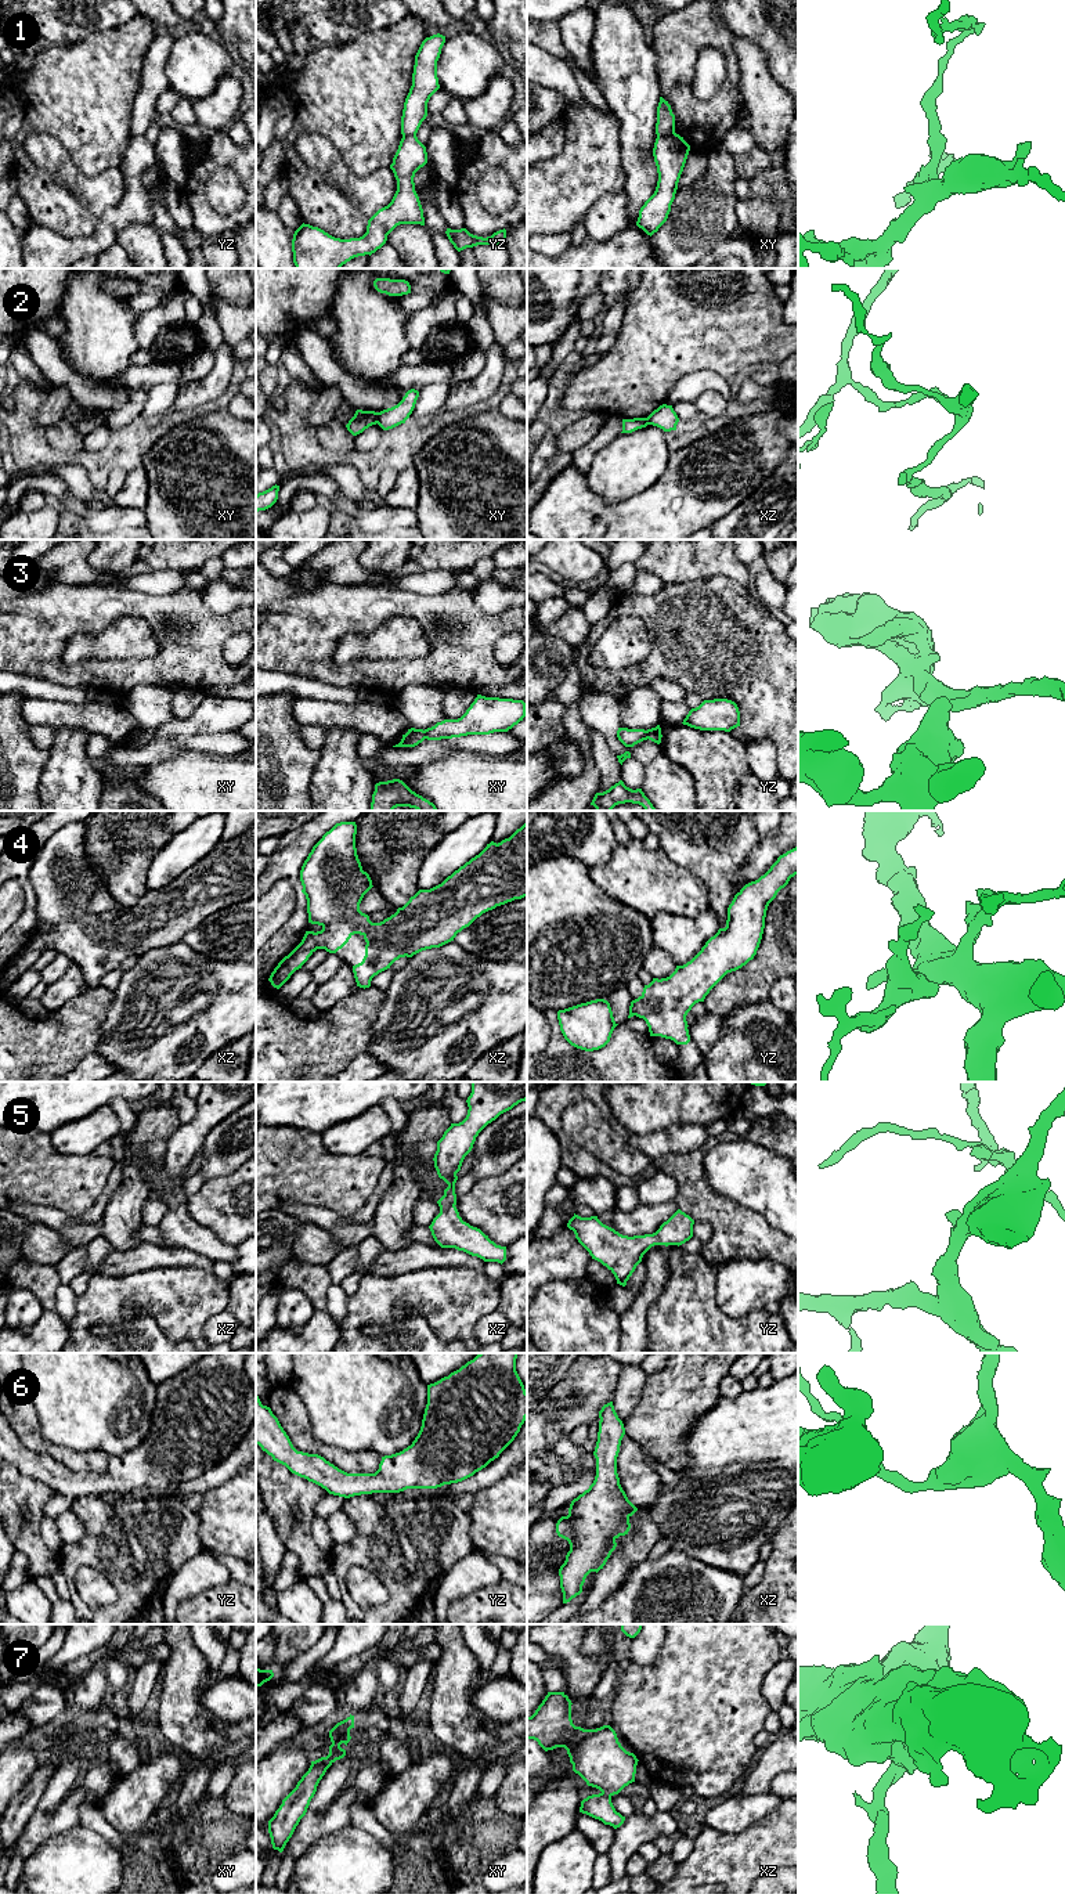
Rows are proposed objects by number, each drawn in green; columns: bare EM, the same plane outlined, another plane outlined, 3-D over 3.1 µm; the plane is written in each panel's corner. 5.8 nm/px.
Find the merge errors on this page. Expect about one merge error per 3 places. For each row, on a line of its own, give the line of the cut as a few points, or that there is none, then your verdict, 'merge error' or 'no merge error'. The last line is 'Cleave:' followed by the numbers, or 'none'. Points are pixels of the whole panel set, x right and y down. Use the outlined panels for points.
1: cut xy (674, 132), (657, 137); merge error
2: cut xy (379, 412), (375, 422); merge error
3: cut xy (423, 731), (426, 738); merge error
4: cut none; no merge error
5: cut none; no merge error
6: cut none; no merge error
7: cut xz (602, 1792), (610, 1796); merge error
Cleave: 1, 2, 3, 7

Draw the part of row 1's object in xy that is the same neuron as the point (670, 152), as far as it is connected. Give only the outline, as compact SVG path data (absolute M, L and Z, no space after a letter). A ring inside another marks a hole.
M676 133L656 138L653 156L658 181L654 194L640 208L636 221L650 237L668 219L689 151L690 145Z

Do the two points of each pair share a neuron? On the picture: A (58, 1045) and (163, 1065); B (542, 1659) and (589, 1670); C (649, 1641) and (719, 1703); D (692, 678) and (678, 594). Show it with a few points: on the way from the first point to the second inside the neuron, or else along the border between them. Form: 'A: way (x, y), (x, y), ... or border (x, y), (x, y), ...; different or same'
A: border (103, 1020), (103, 1036), (94, 1052); different
B: border (541, 1647), (548, 1653); different
C: border (664, 1638), (660, 1653), (653, 1662), (631, 1662); different
D: way (692, 657), (692, 627), (681, 614); same

